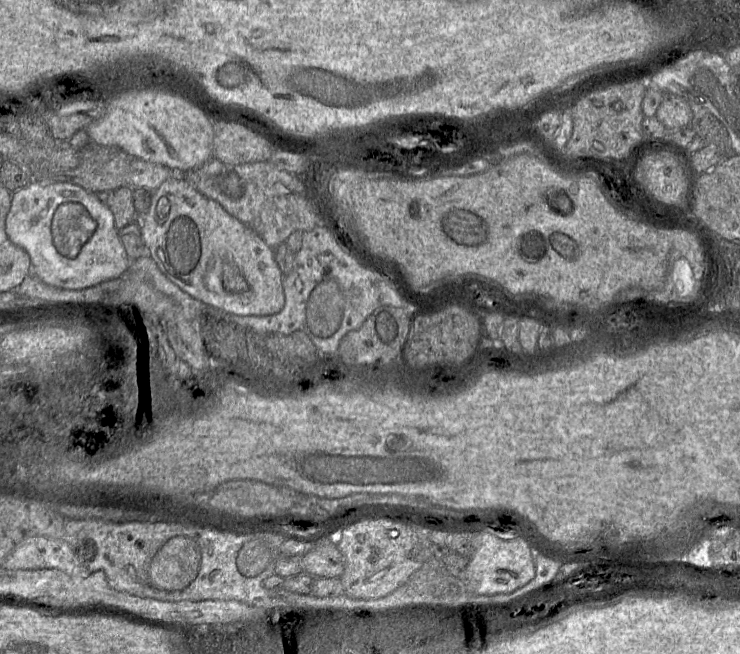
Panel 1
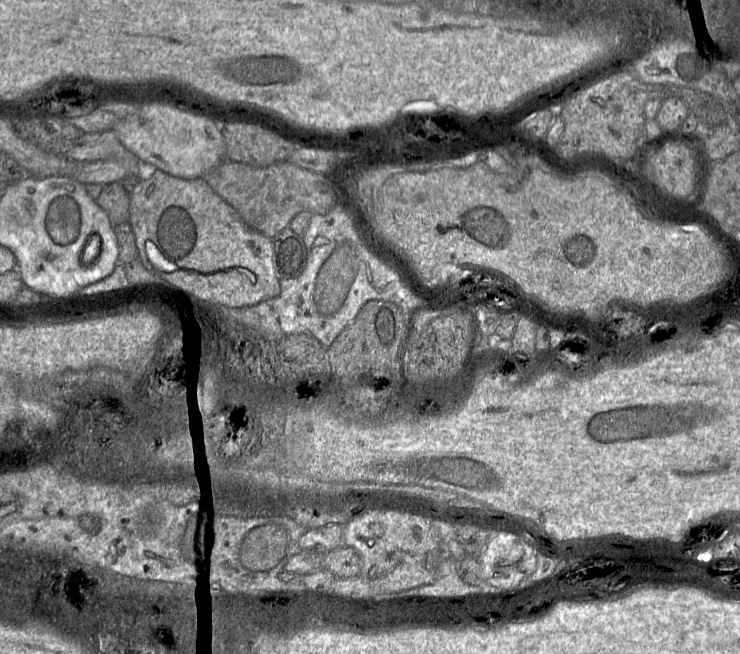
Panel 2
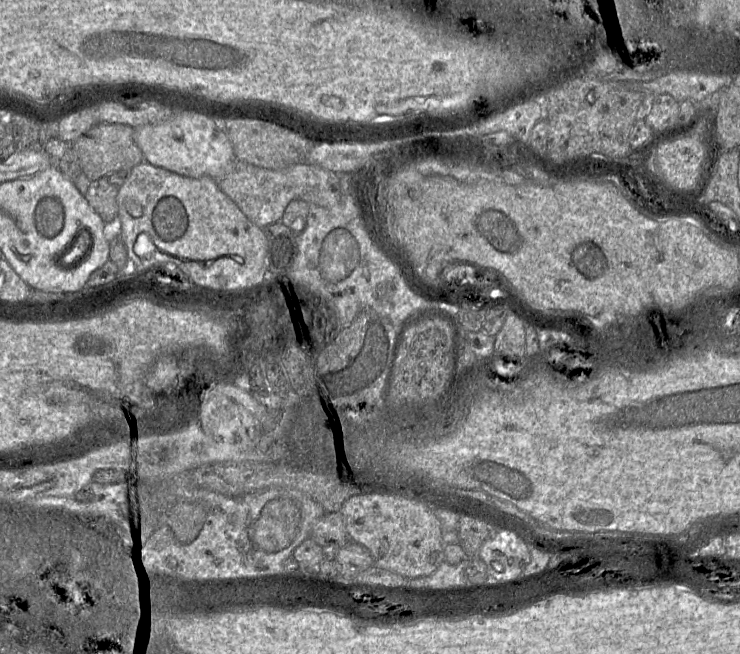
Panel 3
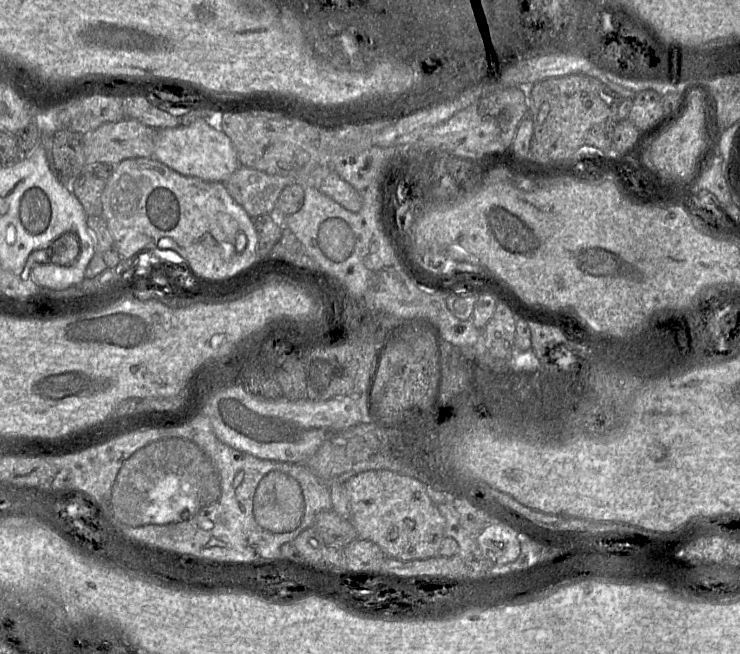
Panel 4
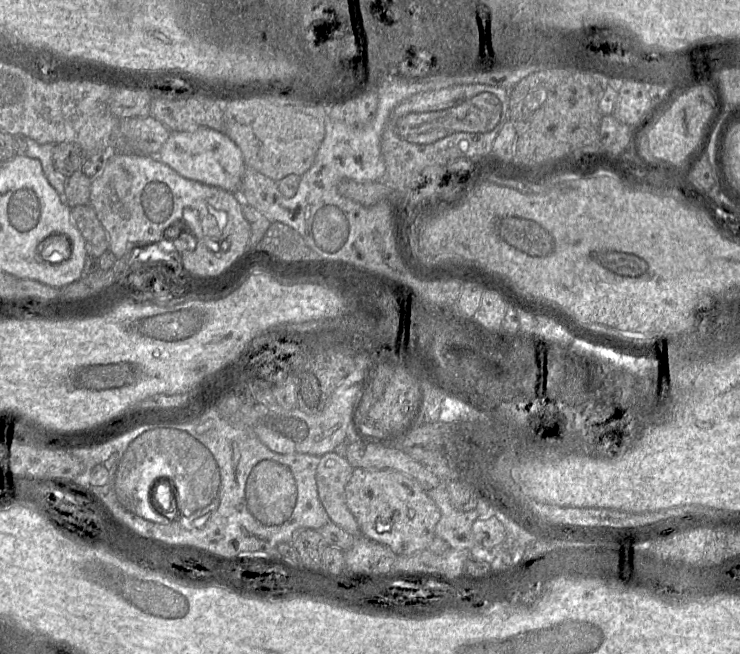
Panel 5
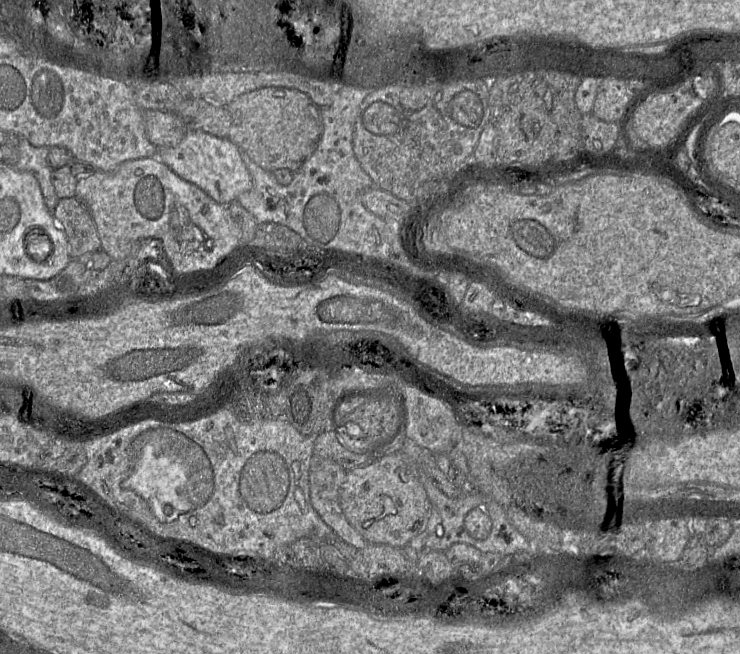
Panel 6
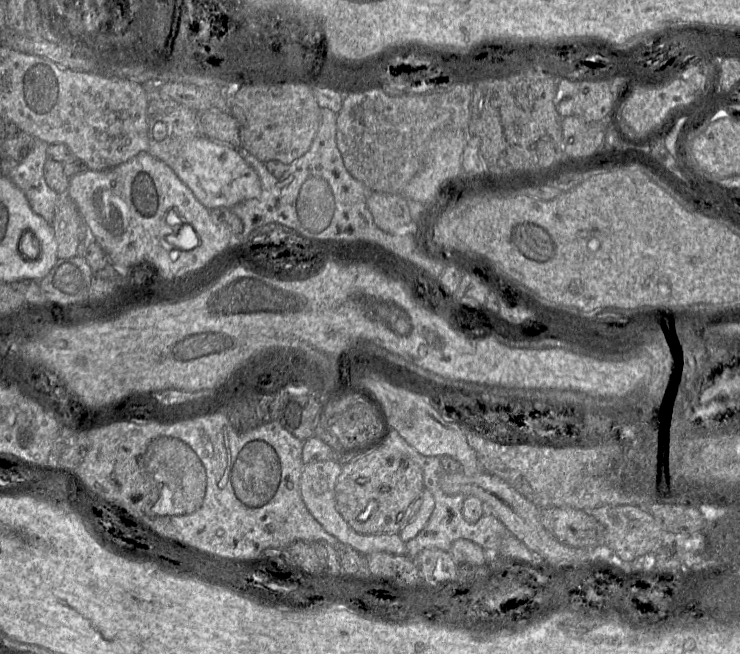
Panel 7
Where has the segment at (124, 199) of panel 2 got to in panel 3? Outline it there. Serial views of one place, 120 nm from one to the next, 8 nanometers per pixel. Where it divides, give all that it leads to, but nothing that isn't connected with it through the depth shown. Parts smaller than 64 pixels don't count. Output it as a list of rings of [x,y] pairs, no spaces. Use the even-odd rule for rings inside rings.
[[[102,177],[90,183],[84,196],[91,208],[101,217],[105,224],[116,224],[119,188],[110,184],[106,177]]]

